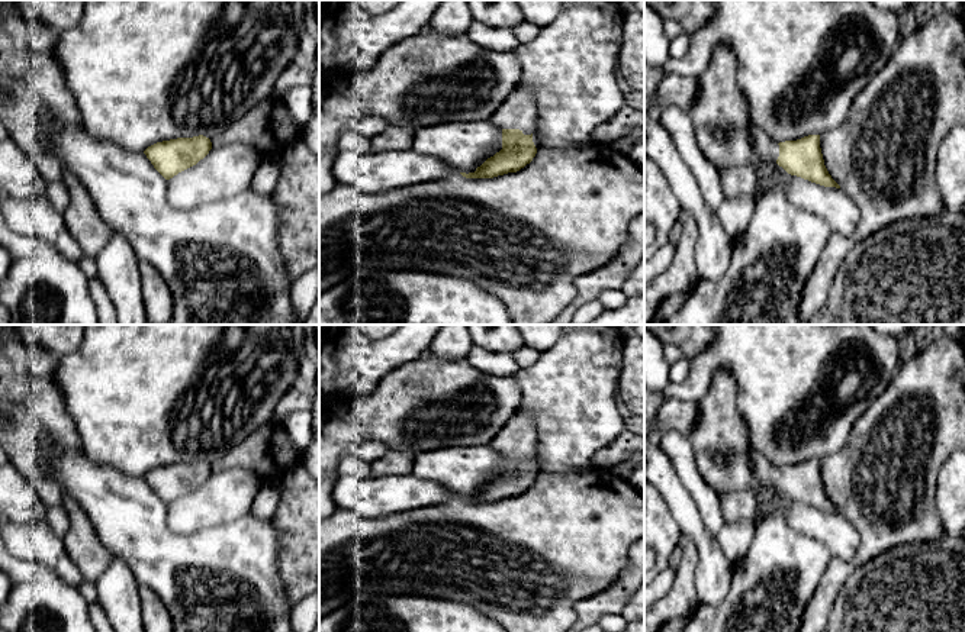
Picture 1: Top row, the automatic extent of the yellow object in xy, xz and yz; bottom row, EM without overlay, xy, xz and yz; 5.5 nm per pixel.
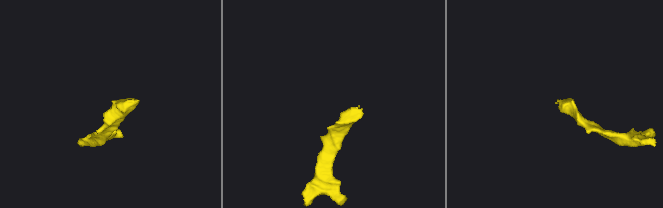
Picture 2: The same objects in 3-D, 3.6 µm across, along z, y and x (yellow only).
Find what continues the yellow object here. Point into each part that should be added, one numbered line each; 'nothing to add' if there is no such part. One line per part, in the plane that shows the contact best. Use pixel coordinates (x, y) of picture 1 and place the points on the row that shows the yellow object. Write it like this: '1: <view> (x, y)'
1: xz (518, 110)

